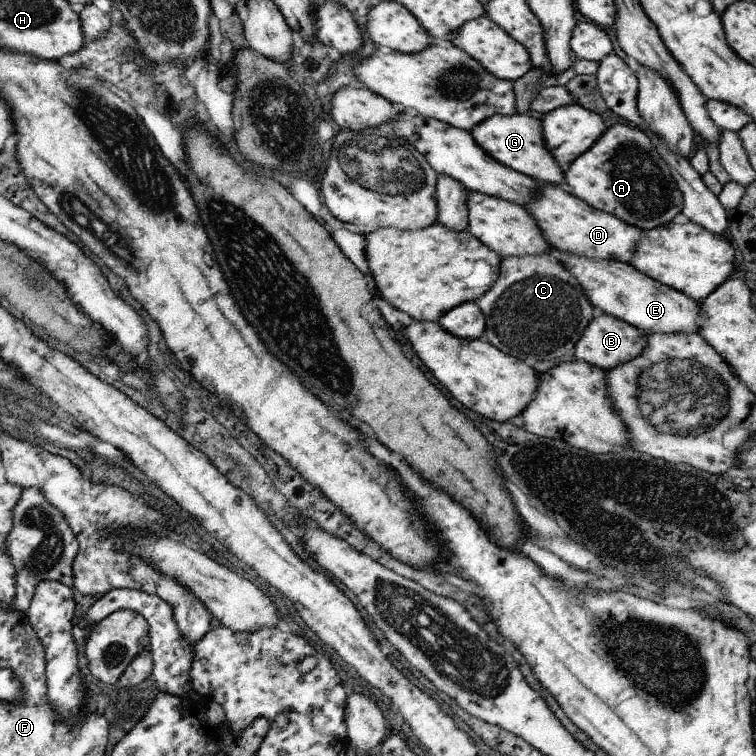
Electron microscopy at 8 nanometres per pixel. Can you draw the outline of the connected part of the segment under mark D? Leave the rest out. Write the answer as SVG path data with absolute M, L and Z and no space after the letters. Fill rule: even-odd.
M541 183L537 195L525 206L530 216L542 230L542 236L551 248L564 254L586 256L600 260L617 260L630 265L642 230L623 222L610 213L591 207L576 198L568 188L550 183Z

